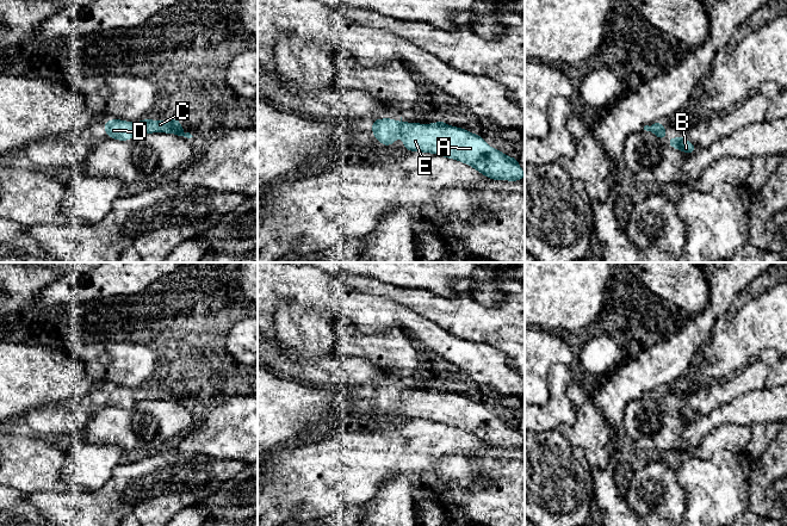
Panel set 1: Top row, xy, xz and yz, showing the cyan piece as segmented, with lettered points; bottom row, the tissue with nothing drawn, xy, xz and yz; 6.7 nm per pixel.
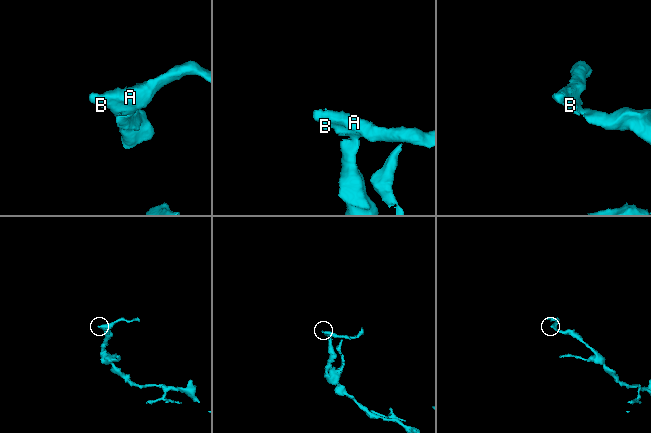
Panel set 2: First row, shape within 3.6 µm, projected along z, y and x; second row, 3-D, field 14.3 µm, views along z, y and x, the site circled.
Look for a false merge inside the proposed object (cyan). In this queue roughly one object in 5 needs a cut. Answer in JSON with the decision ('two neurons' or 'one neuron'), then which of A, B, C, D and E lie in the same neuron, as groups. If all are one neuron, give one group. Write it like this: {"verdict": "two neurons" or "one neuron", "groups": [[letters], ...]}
{"verdict": "one neuron", "groups": [["A", "B", "C", "D", "E"]]}

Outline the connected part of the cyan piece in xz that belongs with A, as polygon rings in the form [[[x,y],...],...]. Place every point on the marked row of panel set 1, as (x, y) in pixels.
[[[391,117],[384,119],[376,118],[370,128],[374,138],[385,147],[392,146],[396,138],[401,136],[405,151],[429,153],[454,159],[473,167],[490,180],[521,181],[525,177],[518,157],[510,157],[501,150],[489,147],[481,135],[472,134],[459,126],[451,126],[442,119],[436,123],[422,124],[403,122],[402,117],[399,122],[394,120]]]

